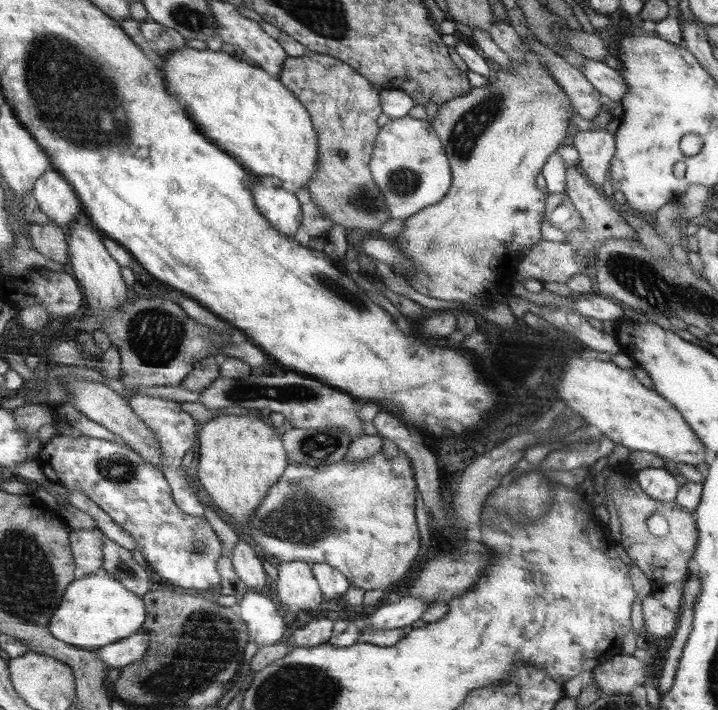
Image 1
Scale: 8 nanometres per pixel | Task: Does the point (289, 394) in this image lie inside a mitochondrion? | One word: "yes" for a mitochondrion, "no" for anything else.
yes

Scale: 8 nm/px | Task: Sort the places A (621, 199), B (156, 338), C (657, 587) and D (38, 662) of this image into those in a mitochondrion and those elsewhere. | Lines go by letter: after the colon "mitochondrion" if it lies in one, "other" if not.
A: other
B: mitochondrion
C: other
D: other

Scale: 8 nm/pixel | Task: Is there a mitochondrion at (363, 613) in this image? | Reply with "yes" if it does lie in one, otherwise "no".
no

